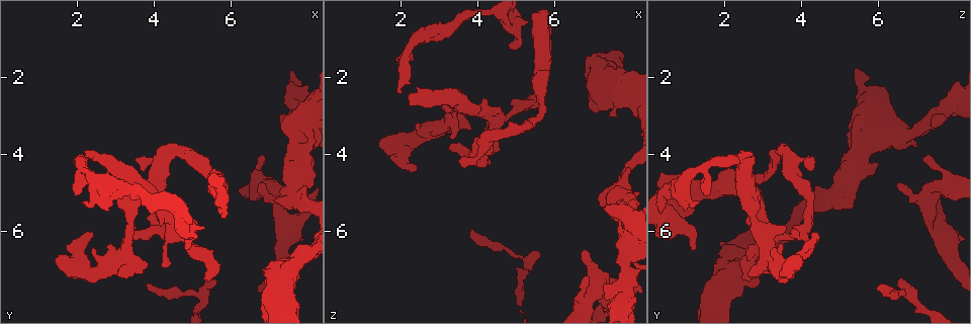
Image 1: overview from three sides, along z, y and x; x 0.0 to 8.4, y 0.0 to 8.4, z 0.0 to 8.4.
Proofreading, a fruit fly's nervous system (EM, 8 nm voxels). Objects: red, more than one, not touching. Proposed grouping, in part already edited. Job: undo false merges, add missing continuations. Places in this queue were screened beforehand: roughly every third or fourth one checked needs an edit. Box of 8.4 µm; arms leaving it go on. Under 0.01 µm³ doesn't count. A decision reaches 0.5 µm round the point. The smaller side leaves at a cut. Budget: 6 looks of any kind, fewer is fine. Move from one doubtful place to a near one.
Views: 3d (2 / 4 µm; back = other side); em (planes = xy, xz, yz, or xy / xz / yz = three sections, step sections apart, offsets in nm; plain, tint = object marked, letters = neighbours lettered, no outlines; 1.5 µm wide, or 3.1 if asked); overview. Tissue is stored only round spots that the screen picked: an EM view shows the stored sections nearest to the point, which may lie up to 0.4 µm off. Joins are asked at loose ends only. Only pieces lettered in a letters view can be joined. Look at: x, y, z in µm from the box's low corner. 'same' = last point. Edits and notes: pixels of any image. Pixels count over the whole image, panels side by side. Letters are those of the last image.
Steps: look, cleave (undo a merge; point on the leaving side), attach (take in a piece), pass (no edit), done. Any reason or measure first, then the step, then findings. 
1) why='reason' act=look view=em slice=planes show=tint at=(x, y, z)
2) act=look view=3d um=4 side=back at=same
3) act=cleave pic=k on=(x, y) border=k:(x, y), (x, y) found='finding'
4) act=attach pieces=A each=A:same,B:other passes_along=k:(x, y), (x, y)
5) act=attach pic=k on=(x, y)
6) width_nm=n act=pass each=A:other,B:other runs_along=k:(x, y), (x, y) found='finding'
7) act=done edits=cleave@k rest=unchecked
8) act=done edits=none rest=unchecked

why='an open end' act=look view=em slice=xy step=4 show=letters at=(5.35, 7.25, 2.45)

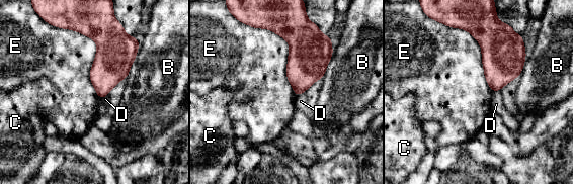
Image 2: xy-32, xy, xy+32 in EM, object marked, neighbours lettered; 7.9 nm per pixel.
act=look view=em slice=yz step=8 show=letters at=same

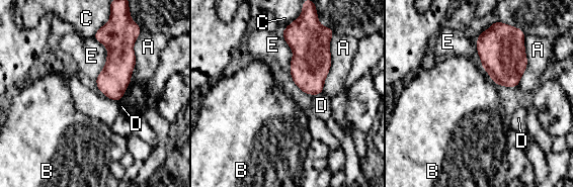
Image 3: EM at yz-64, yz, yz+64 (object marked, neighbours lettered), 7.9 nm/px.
act=pass each=A:other,B:other,C:other,D:other,E:other border=3:(93, 37), (107, 49), (95, 79) found='no lettered piece goes on from it'

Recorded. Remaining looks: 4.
act=look view=em slice=xz step=8 show=tint at=(5.25, 7.60, 6.80)

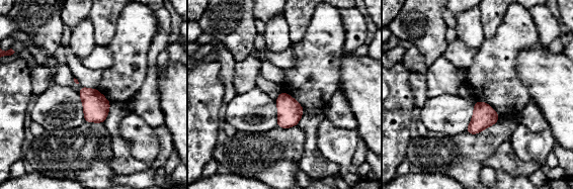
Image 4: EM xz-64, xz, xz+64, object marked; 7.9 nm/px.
why='cut it another way' act=look view=em slice=planes show=tint at=same

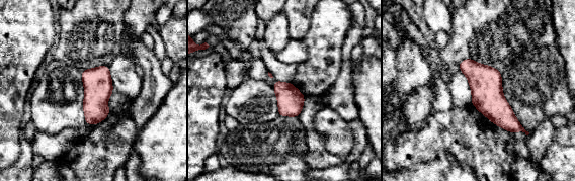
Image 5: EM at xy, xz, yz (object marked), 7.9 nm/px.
why='what lies round it' act=look view=em slice=planes show=letters at=same

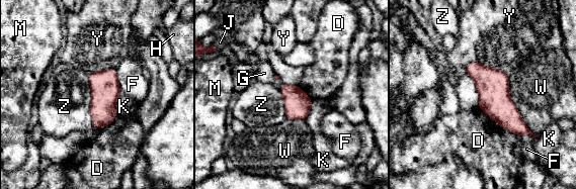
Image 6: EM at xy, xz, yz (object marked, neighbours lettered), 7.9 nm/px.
act=pass each=D:other,F:other,G:other,H:other,J:other,K:other,M:other,W:other,Y:other,Z:other border=6:(87, 74), (93, 126) found='one cell here'

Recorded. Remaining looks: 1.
act=done edits=none rest=unchecked

